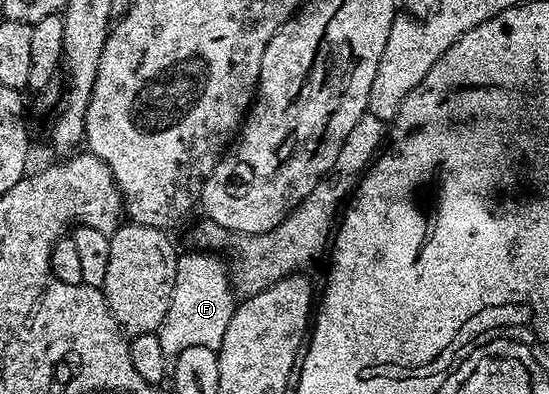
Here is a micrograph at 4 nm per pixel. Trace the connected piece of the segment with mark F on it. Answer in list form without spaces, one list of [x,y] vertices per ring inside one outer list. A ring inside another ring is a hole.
[[[195,252],[179,254],[177,280],[173,280],[173,296],[169,300],[169,312],[157,331],[161,349],[168,360],[174,360],[185,348],[200,346],[218,351],[225,340],[225,328],[237,305],[237,294],[229,273],[229,266],[218,253]]]

